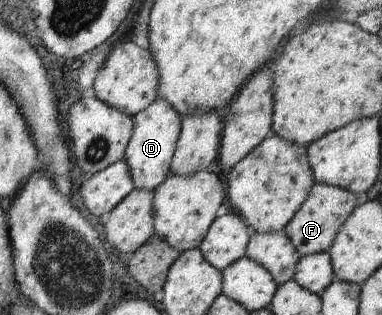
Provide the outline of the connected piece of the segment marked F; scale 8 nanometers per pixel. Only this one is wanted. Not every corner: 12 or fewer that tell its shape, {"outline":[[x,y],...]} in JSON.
{"outline":[[314,184],[283,229],[301,256],[328,252],[358,195]]}

